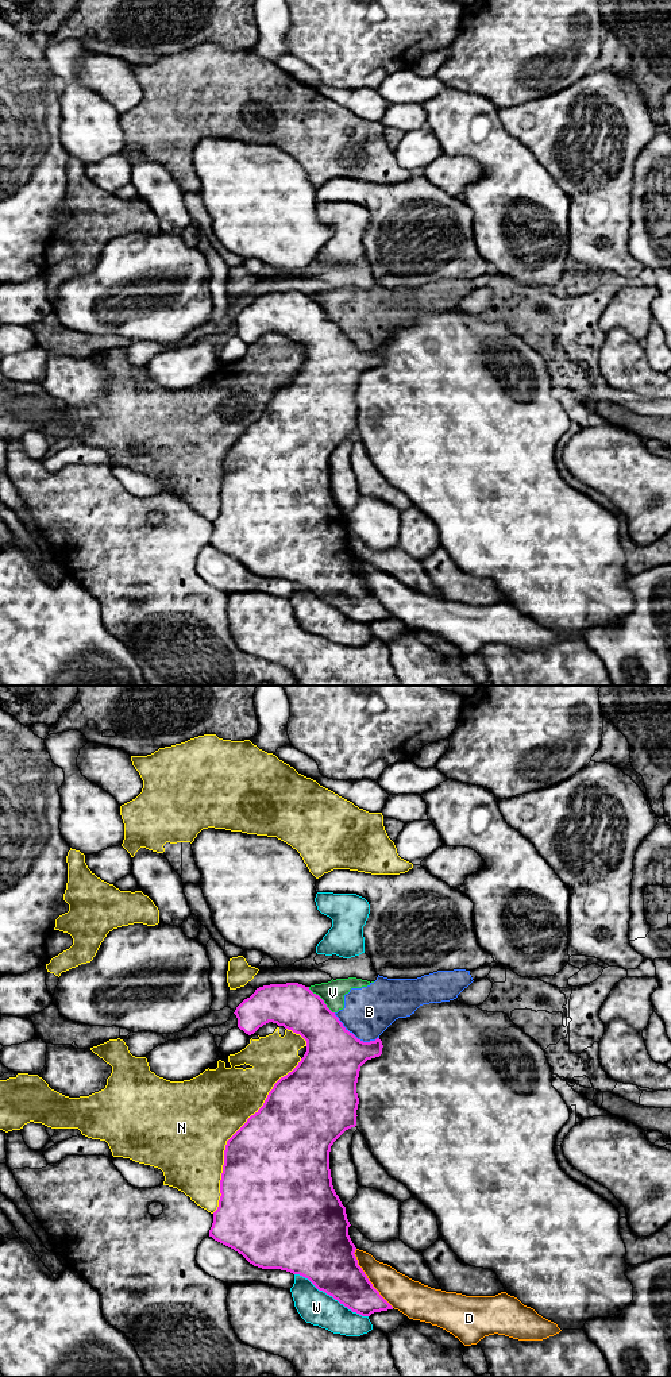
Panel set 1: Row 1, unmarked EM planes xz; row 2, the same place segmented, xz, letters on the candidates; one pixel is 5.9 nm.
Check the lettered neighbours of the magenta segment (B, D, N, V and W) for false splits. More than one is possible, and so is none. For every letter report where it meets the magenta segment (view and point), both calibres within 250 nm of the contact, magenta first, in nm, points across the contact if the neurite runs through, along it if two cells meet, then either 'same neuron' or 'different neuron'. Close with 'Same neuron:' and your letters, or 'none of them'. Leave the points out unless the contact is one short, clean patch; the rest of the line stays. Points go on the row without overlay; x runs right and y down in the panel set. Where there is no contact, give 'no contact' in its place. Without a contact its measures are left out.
B: contact xz (354, 344); calibres 360 and 300 nm; different neuron
D: contact xz (367, 587); calibres 320 and 200 nm; different neuron
N: contact xz (234, 443); calibres 500 and 460 nm; different neuron
V: contact xz (321, 308); calibres 280 and 140 nm; different neuron
W: contact xz (331, 604); calibres 360 and 200 nm; different neuron
Same neuron: none of them

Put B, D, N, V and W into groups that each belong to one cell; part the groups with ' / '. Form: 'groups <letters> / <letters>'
groups B N V / D / W

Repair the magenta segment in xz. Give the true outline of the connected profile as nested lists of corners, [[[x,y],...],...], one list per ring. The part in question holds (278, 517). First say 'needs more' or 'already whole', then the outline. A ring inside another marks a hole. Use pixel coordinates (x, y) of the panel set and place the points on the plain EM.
already whole | [[[298,292],[259,296],[234,323],[238,336],[248,344],[269,331],[300,343],[306,350],[306,360],[298,374],[274,393],[263,414],[227,450],[220,489],[221,505],[213,521],[209,545],[238,560],[254,575],[281,578],[308,587],[319,599],[362,625],[393,618],[358,574],[354,563],[356,556],[348,544],[351,533],[346,516],[333,498],[329,478],[331,455],[346,439],[356,435],[356,392],[360,375],[382,363],[382,350],[358,348],[319,304]]]

